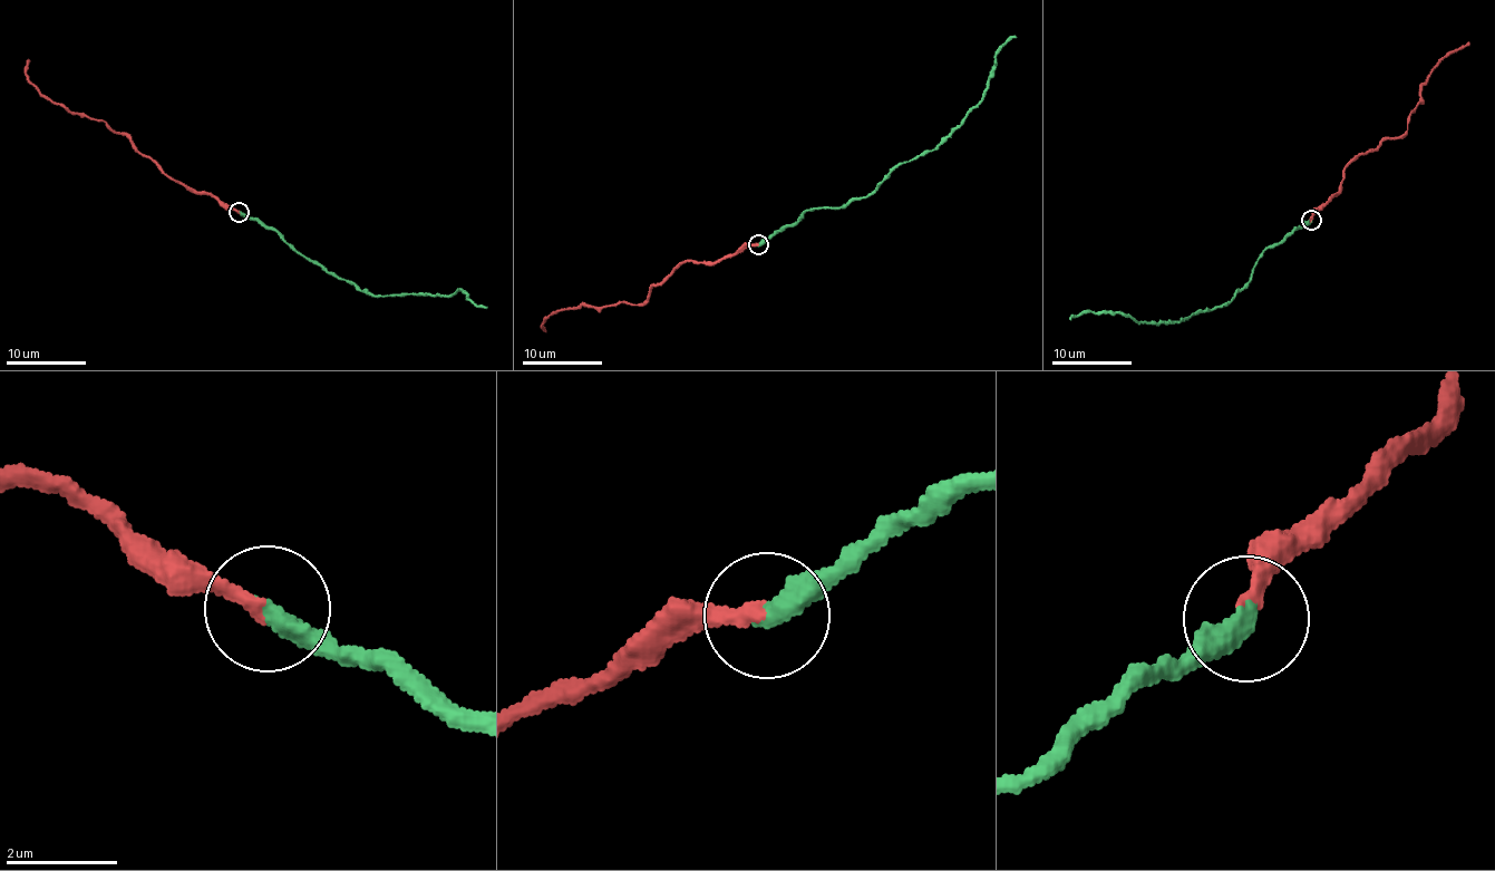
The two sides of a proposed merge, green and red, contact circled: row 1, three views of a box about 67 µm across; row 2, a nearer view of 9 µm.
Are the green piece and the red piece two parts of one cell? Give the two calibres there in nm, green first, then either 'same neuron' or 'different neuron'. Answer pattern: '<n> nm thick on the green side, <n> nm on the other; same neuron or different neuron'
420 nm thick on the green side, 240 nm on the other; same neuron

